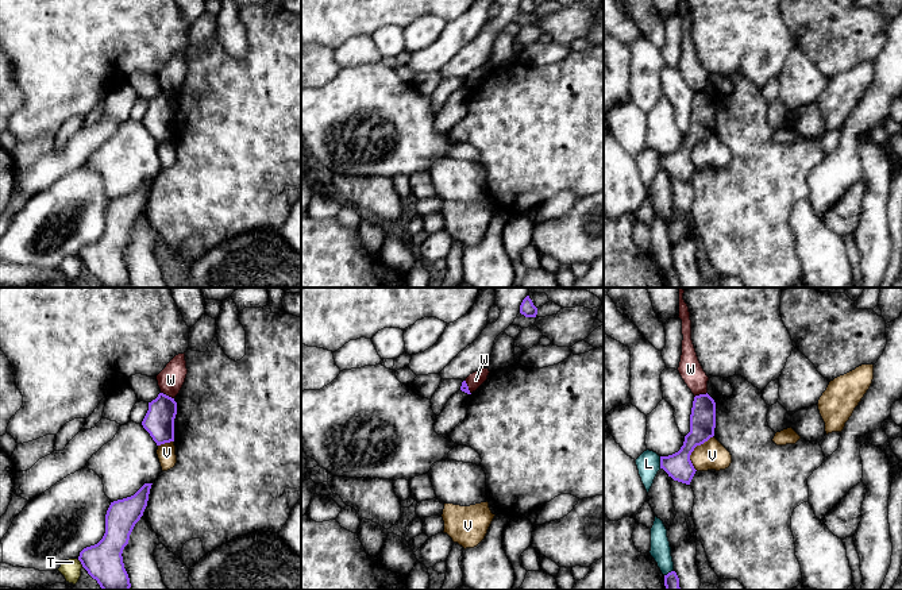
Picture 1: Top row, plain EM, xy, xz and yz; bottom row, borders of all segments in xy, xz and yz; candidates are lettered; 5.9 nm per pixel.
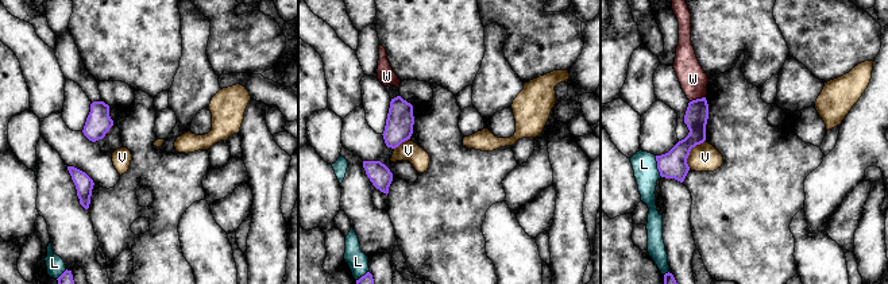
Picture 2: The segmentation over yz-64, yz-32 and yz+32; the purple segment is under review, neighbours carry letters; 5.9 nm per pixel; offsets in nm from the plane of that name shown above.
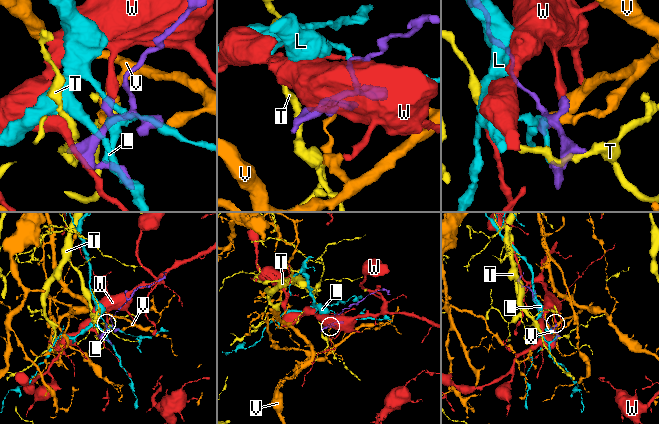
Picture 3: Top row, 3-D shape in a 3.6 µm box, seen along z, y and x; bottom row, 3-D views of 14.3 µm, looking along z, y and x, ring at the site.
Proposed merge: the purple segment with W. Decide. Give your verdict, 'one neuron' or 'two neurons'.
two neurons

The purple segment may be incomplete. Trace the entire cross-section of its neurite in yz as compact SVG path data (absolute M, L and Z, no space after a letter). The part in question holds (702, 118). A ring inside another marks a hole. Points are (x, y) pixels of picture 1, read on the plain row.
M706 90L694 95L690 112L690 130L685 134L681 147L668 154L660 154L660 166L674 178L690 182L695 166L690 153L697 143L704 142L714 134L716 100Z

